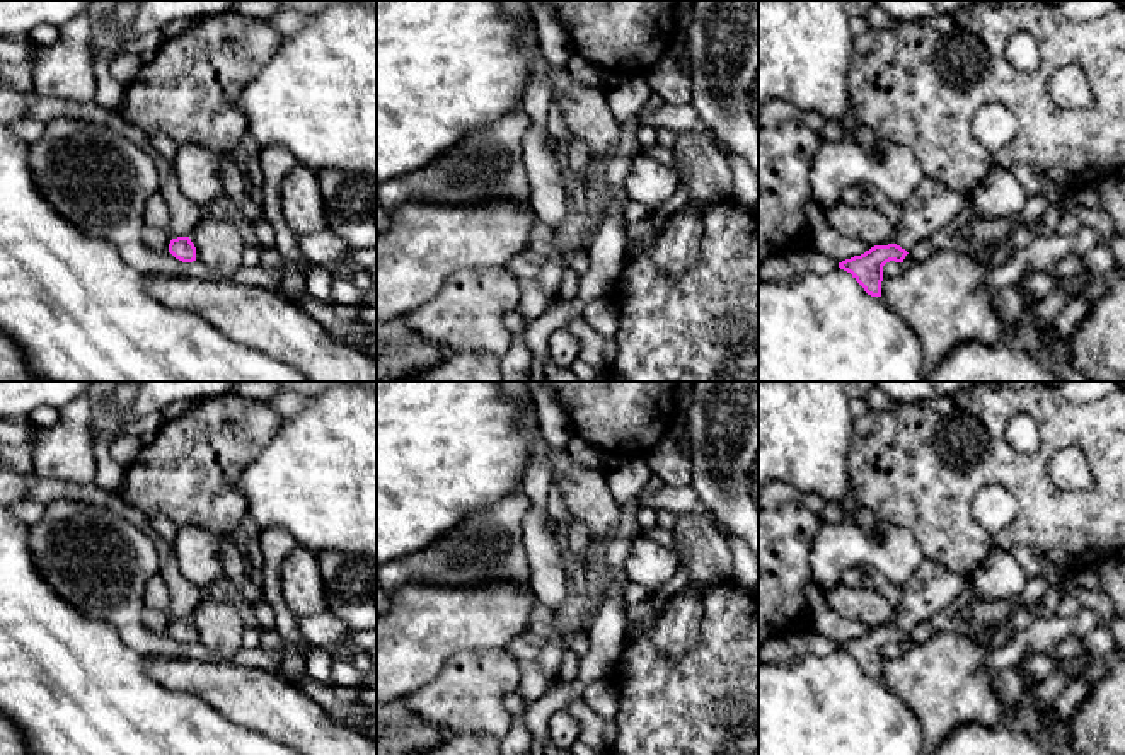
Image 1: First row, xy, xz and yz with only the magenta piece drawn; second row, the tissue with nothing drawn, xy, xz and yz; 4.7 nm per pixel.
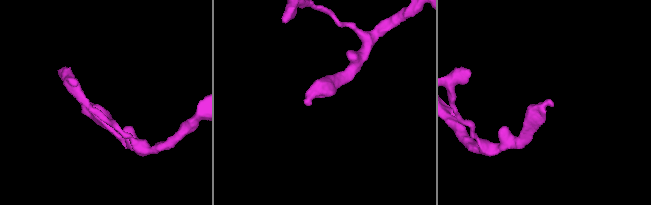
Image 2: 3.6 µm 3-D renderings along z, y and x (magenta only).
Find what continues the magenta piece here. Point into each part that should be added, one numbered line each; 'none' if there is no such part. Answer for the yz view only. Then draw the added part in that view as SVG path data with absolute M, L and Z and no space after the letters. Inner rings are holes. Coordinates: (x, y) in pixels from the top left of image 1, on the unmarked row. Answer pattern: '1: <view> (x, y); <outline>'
1: yz (931, 588); M926 559L912 578L902 585L897 627L910 634L915 624L931 620L968 586L970 578L951 573L936 561Z

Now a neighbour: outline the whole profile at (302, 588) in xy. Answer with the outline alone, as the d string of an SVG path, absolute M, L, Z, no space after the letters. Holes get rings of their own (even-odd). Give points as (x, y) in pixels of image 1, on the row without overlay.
M295 547L281 562L281 597L295 617L327 612L317 556Z

